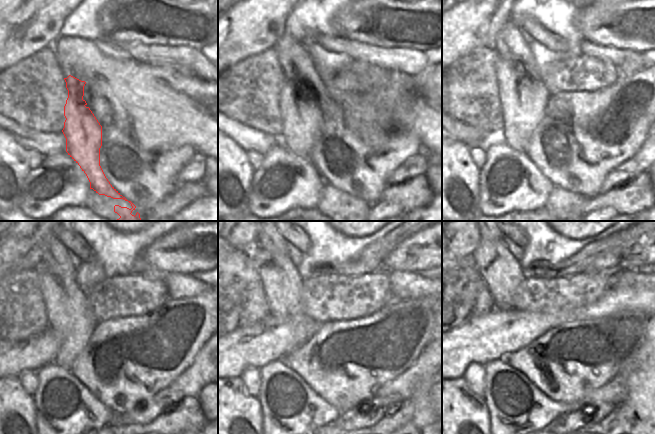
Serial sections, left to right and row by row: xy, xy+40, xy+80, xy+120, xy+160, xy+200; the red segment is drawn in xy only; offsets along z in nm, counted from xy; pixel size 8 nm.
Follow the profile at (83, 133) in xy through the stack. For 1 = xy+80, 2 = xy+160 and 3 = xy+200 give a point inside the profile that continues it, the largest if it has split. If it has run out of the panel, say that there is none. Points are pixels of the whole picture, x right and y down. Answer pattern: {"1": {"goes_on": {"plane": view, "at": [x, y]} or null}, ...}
{"1": {"goes_on": {"plane": "xy+80", "at": [514, 87]}}, "2": {"goes_on": {"plane": "xy+160", "at": [281, 279]}}, "3": {"goes_on": {"plane": "xy+200", "at": [502, 272]}}}

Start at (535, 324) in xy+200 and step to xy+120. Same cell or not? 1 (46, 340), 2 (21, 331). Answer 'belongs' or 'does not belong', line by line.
1: belongs
2: does not belong

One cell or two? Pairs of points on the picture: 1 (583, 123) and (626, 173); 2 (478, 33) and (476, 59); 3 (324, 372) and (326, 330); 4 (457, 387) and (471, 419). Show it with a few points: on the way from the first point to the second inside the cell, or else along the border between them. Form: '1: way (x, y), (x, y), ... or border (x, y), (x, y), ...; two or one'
1: border (638, 151), (618, 164), (603, 182); two
2: border (491, 46), (477, 46), (456, 58); two
3: way (320, 362), (314, 353), (315, 343), (318, 340); one
4: way (457, 395), (457, 405), (463, 411); one

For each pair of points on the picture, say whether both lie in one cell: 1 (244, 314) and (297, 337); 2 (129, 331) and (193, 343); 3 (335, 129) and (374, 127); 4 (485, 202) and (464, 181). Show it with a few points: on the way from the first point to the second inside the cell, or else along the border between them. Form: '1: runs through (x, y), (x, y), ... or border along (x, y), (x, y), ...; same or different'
1: border along (270, 315), (264, 320), (237, 327); different
2: runs through (145, 343), (177, 343); same
3: runs through (345, 129), (364, 129); same
4: border along (480, 172), (480, 187), (478, 190), (479, 210); different

